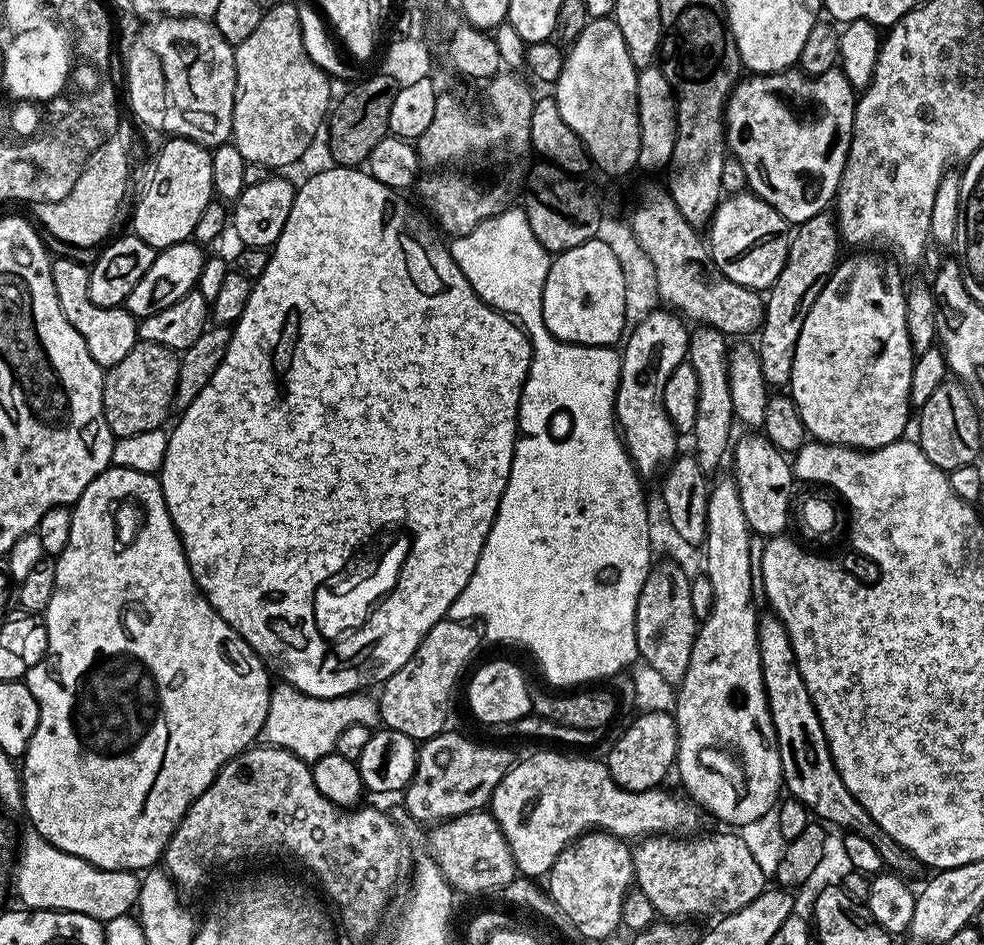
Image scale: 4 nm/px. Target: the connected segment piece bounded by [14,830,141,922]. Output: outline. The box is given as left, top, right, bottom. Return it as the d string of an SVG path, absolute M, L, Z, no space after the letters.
M28 830L24 836L24 845L20 848L20 861L16 864L14 874L14 892L20 895L19 902L25 909L52 909L54 911L77 911L78 914L90 915L106 922L110 918L129 915L137 907L141 877L134 872L102 870L74 854L58 850L46 842L34 830Z

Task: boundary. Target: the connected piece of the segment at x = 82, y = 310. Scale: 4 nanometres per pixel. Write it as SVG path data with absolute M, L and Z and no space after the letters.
M52 260L52 277L54 278L54 294L58 294L58 306L62 306L62 314L66 314L66 322L82 334L82 342L86 342L86 350L90 350L90 358L107 370L122 362L126 354L138 342L138 320L130 315L127 308L103 308L90 302L89 269L84 268L76 260Z

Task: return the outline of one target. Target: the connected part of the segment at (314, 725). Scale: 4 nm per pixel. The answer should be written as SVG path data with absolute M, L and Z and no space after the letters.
M278 682L269 691L266 722L260 738L271 747L288 749L303 762L313 764L335 751L337 738L343 730L351 725L372 728L379 720L379 703L368 694L359 692L334 699L318 699Z

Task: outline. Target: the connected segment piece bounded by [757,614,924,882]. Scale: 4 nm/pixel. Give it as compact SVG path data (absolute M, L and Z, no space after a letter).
M774 614L767 615L761 615L757 621L759 660L763 668L763 686L767 694L771 722L775 728L776 744L782 762L783 785L787 793L805 805L819 821L830 826L834 824L843 831L860 833L873 843L889 871L909 882L916 881L924 871L924 865L870 818L865 807L850 794L850 790L842 782L829 752L828 740L822 730L816 707L813 706L809 691L802 681L785 626Z

